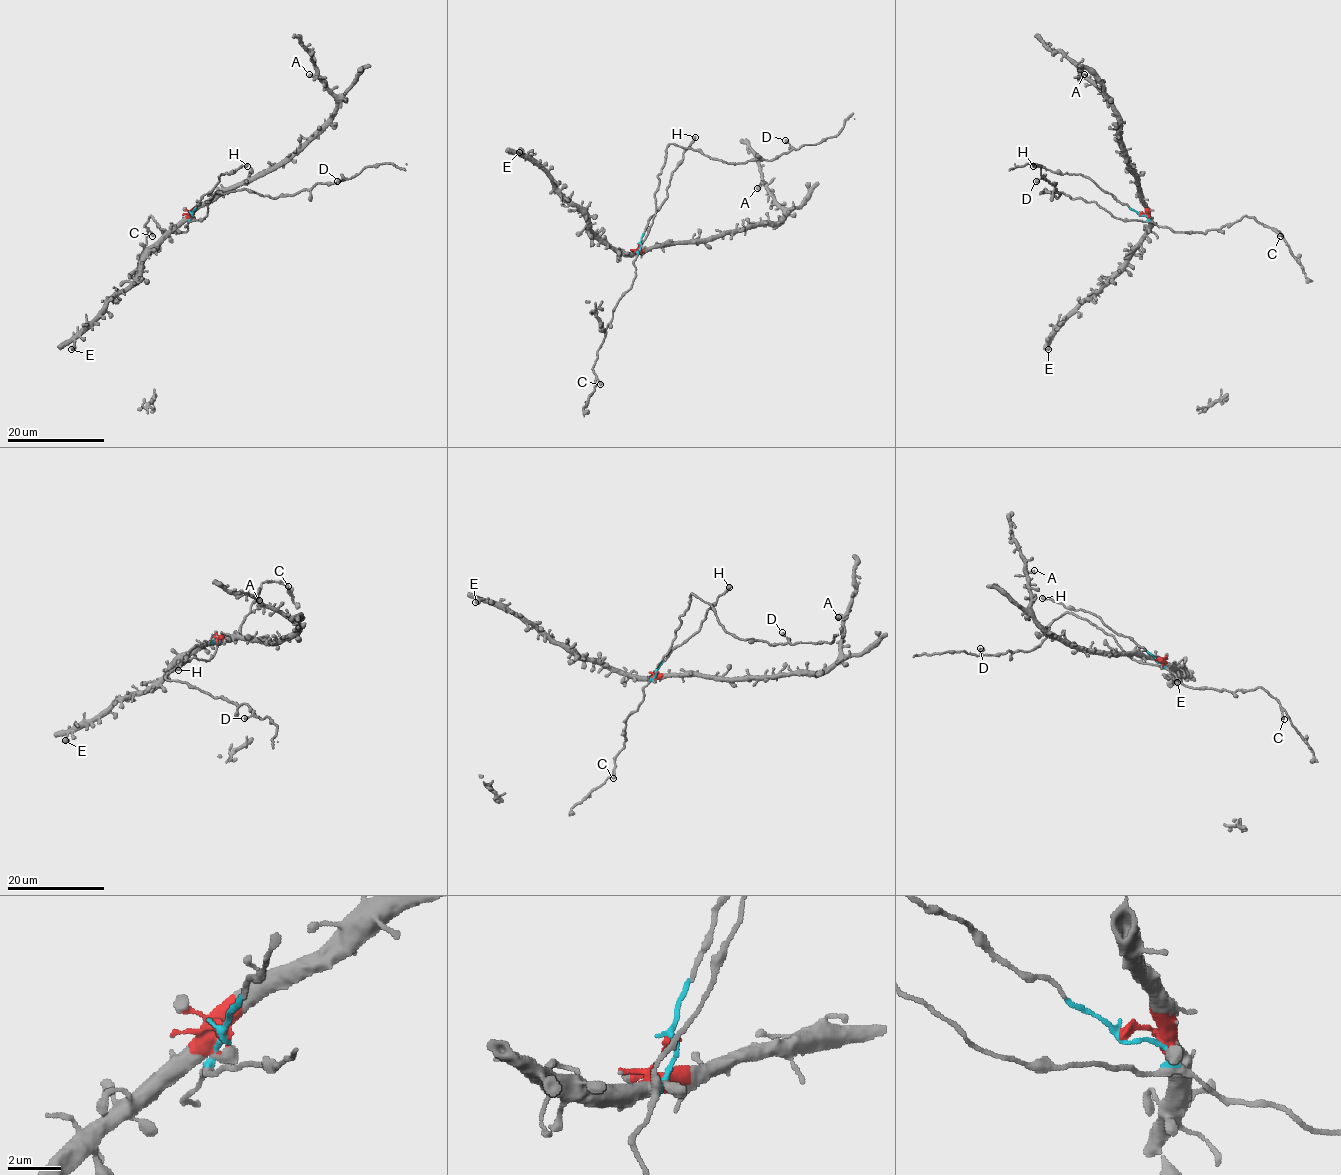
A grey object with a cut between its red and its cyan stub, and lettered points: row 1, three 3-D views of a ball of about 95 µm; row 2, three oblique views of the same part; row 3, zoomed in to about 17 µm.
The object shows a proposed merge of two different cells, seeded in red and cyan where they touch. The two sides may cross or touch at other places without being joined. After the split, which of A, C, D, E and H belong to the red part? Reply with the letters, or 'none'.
A, E

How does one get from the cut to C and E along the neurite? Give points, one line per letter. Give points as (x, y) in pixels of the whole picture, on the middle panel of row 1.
C: (640, 243), (633, 262), (633, 284), (615, 307), (593, 365), (600, 385)
E: (640, 243), (632, 253), (614, 250), (592, 230), (588, 219), (556, 187), (554, 181), (523, 151), (519, 152)

